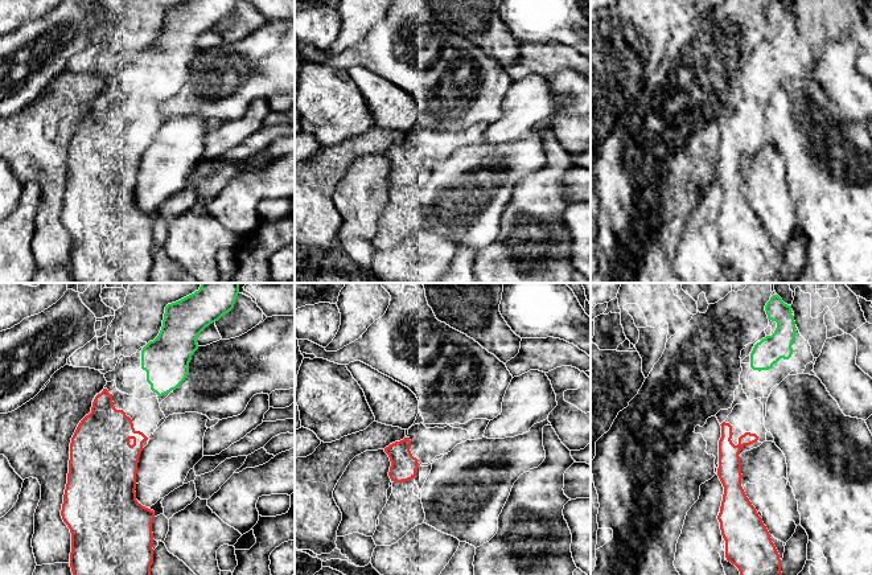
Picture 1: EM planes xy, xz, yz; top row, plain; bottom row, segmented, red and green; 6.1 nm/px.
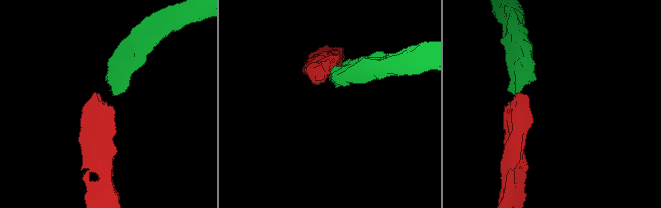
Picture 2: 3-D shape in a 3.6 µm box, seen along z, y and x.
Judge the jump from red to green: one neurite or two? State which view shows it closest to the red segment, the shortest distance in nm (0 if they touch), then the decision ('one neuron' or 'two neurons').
xy | 220 nm | one neuron

